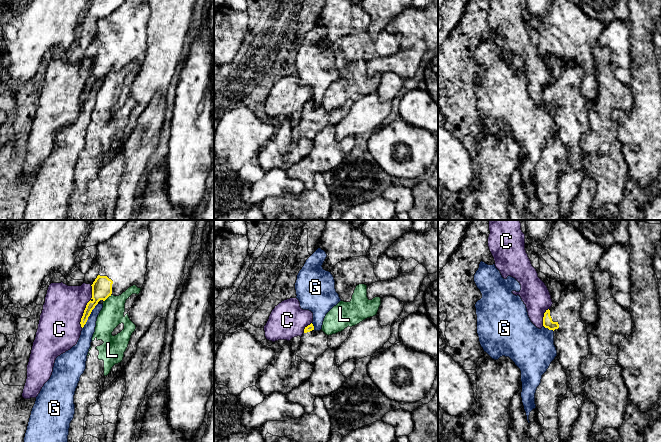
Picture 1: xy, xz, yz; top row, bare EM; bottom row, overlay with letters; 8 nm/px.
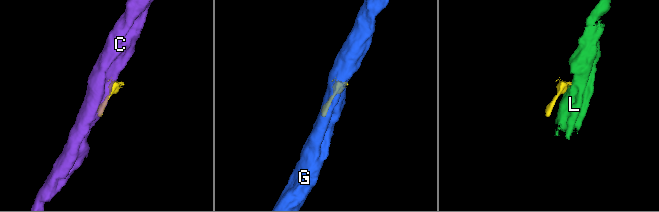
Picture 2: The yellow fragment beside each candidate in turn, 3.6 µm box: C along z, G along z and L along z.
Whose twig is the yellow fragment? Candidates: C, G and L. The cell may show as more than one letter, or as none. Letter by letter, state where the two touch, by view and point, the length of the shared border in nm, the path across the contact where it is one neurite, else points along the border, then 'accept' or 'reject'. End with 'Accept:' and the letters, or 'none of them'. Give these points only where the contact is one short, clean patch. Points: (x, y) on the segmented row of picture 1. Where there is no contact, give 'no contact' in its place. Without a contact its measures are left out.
C: contact xy (86, 306); length 360 nm; reject
G: contact xy (89, 315); length 240 nm; reject
L: contact xy (107, 297); length 80 nm; border xy (111, 295), (104, 301); reject
Accept: none of them

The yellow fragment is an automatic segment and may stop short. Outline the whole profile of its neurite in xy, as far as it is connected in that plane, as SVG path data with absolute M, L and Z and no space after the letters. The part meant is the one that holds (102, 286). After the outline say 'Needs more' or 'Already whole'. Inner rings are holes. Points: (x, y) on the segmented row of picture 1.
M128 220L118 233L113 235L109 240L97 245L97 256L95 260L100 266L100 271L91 285L92 298L87 303L81 318L80 324L82 328L97 304L103 304L111 295L121 295L133 285L142 288L147 271L147 247L150 238L148 225L150 221Z. Needs more

